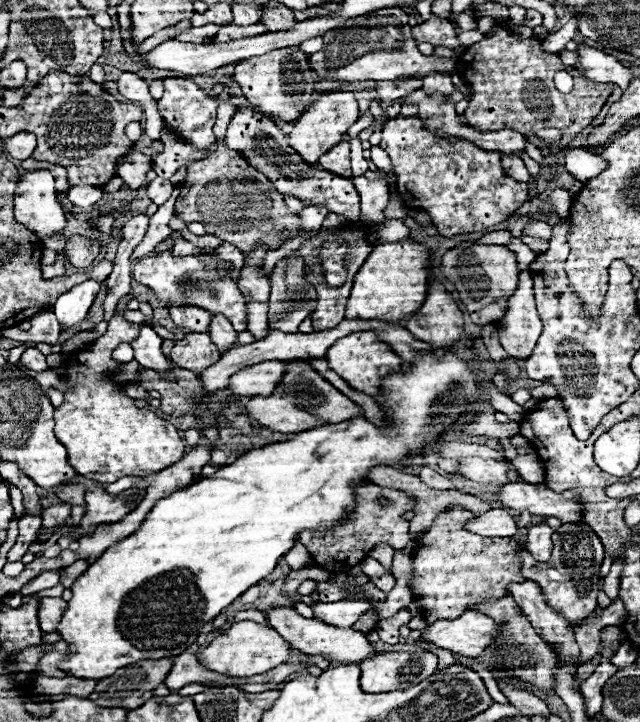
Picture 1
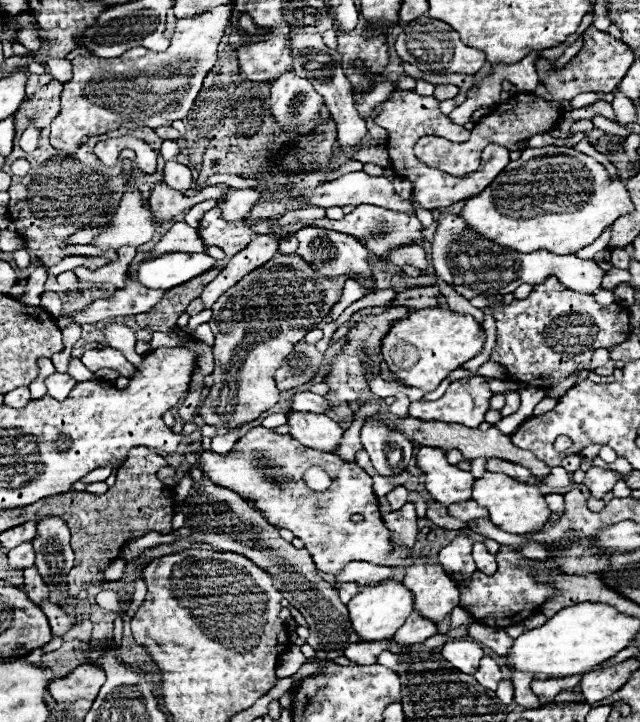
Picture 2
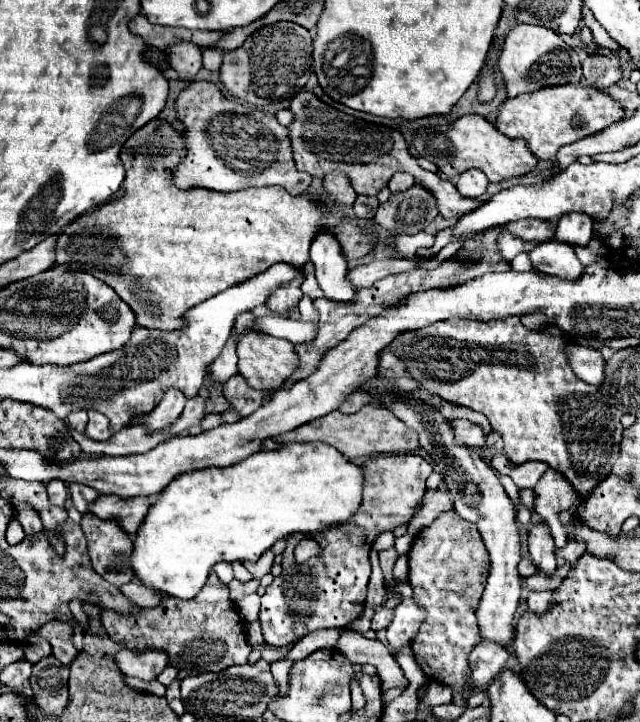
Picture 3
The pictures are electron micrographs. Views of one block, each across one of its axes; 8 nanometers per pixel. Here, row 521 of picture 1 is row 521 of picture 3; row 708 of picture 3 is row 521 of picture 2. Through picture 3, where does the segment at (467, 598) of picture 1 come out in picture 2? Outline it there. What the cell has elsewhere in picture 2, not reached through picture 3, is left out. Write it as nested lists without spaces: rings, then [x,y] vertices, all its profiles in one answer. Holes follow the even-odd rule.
[[[472,500],[452,504],[452,506],[448,506],[448,512],[450,512],[450,516],[460,518],[462,522],[468,522],[468,520],[474,520],[474,518],[488,518],[488,510],[484,510],[484,506],[472,502]]]

